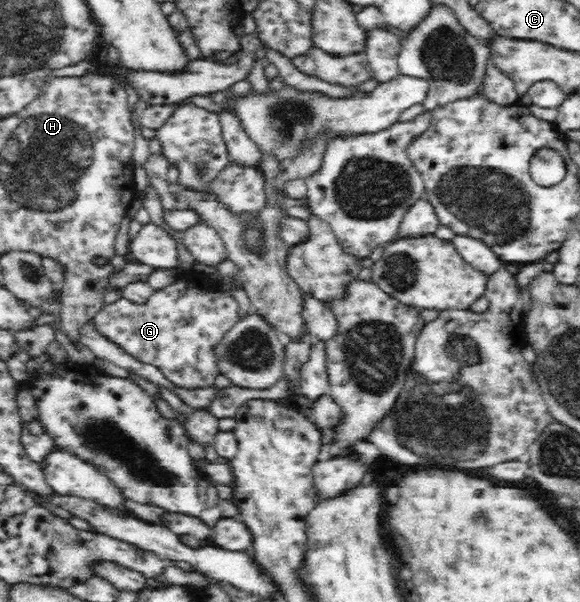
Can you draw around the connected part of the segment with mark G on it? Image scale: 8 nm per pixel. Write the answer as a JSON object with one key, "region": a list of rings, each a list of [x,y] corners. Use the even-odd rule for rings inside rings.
{"region":[[[183,276],[166,288],[154,290],[143,303],[135,303],[123,296],[116,302],[107,302],[95,314],[91,314],[86,326],[92,326],[109,343],[119,346],[139,362],[159,368],[163,376],[175,386],[193,390],[211,386],[219,376],[216,352],[227,334],[239,322],[238,311],[237,299],[223,286],[215,283],[210,290],[204,290],[191,276]]]}

